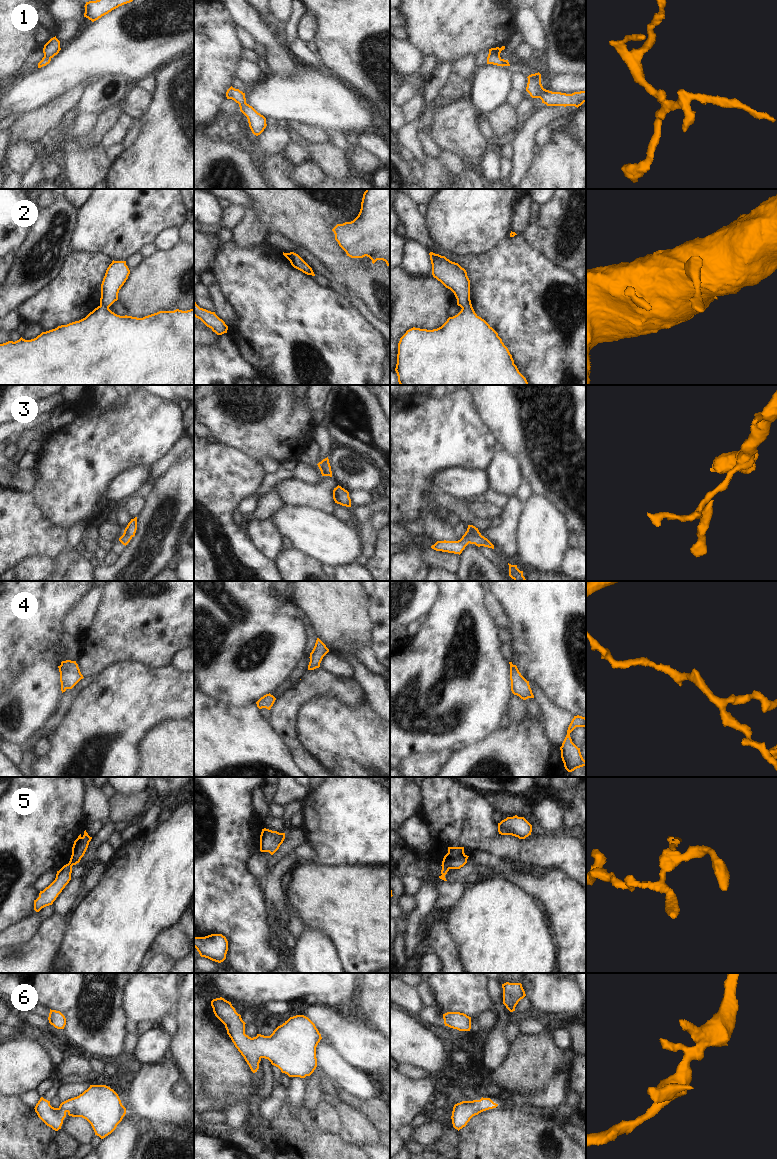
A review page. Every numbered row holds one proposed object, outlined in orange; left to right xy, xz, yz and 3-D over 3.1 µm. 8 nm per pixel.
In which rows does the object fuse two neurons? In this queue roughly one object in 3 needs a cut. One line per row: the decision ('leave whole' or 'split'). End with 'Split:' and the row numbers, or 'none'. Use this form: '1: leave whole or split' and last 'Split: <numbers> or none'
1: leave whole
2: leave whole
3: split
4: leave whole
5: split
6: leave whole
Split: 3, 5

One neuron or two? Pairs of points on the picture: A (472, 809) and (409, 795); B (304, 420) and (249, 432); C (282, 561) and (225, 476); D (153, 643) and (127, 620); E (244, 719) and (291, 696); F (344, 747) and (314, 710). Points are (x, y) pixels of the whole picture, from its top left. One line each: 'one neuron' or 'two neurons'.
A: two neurons
B: one neuron
C: two neurons
D: one neuron
E: two neurons
F: one neuron

